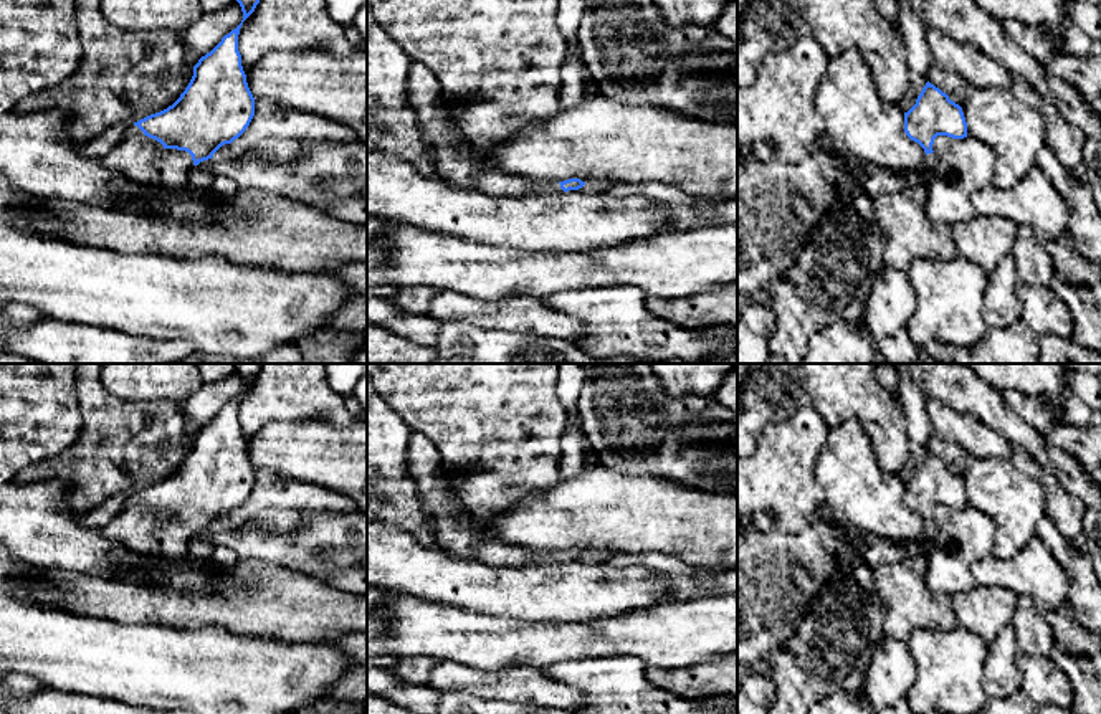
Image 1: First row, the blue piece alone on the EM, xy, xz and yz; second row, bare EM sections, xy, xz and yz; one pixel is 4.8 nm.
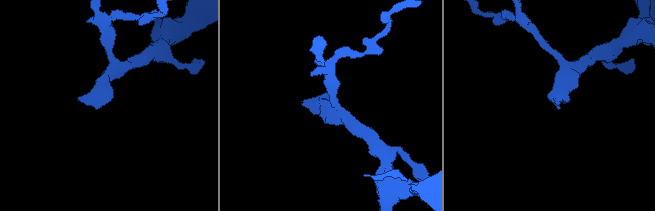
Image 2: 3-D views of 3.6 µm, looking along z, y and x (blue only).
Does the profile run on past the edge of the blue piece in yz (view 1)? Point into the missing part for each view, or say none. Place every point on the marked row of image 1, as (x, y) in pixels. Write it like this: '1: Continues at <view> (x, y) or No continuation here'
1: Continues at yz (929, 159)

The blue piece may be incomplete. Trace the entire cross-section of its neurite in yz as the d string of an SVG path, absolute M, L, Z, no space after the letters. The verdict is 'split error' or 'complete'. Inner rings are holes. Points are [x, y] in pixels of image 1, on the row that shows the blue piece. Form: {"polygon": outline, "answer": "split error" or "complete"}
{"polygon": "M927 81L916 104L904 112L904 132L924 149L924 170L936 172L934 139L937 136L964 139L967 137L967 122L962 107Z", "answer": "split error"}

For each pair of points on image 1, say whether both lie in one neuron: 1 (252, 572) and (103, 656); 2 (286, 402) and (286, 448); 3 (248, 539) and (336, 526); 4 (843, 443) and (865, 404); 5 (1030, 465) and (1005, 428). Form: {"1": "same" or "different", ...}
{"1": "different", "2": "different", "3": "same", "4": "different", "5": "different"}

